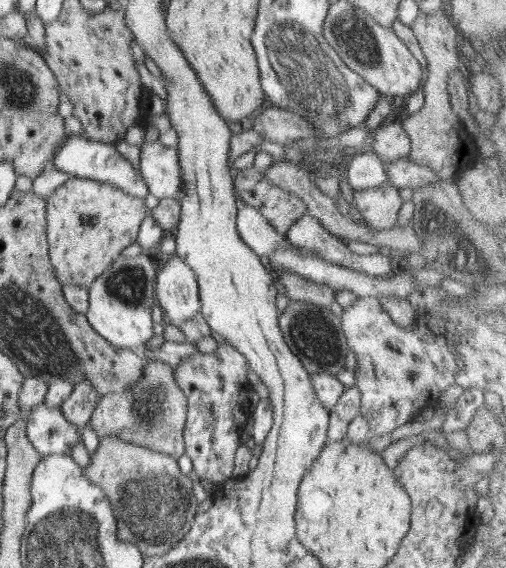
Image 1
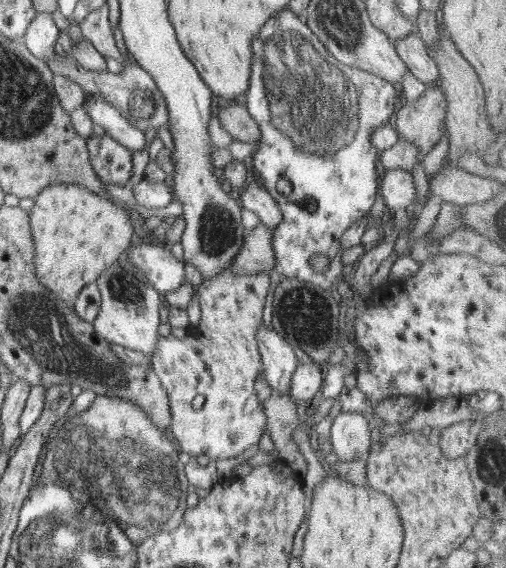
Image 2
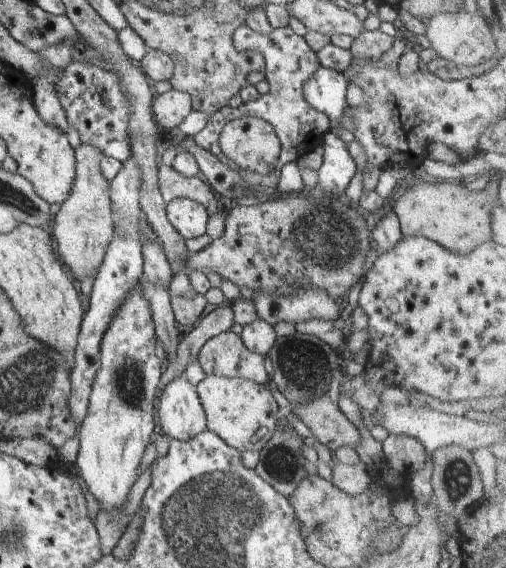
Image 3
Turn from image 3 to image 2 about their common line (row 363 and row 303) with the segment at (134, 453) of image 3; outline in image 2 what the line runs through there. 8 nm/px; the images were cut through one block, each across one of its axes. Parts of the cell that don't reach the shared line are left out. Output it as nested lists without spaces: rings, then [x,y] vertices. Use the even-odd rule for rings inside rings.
[[[118,264],[107,268],[96,280],[100,289],[100,310],[93,320],[94,330],[112,344],[152,357],[159,341],[160,305],[163,296],[148,282],[138,280]]]

